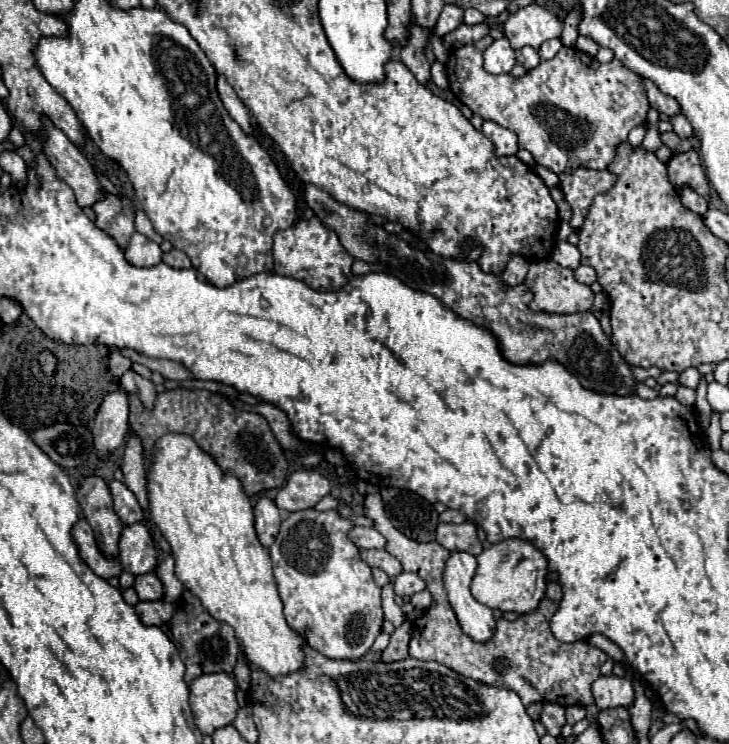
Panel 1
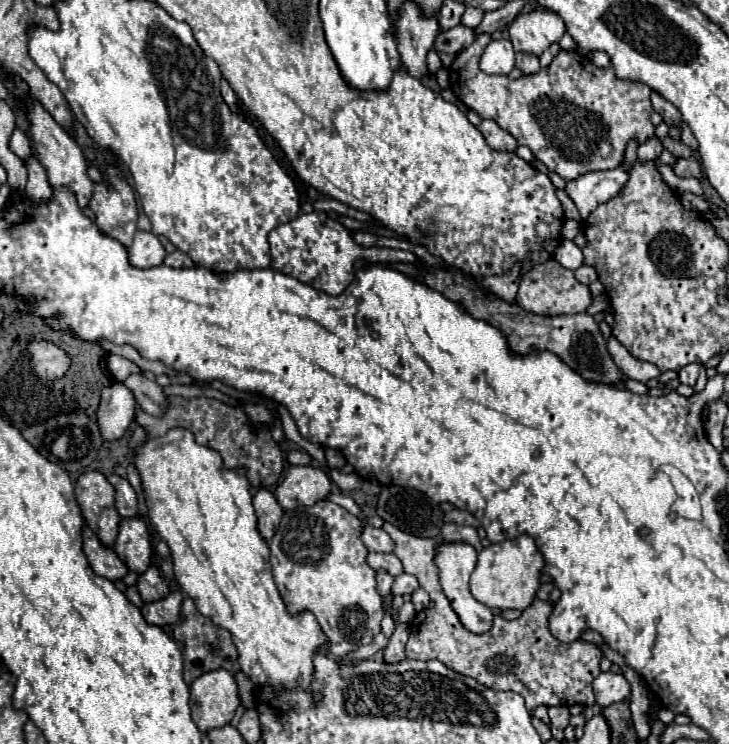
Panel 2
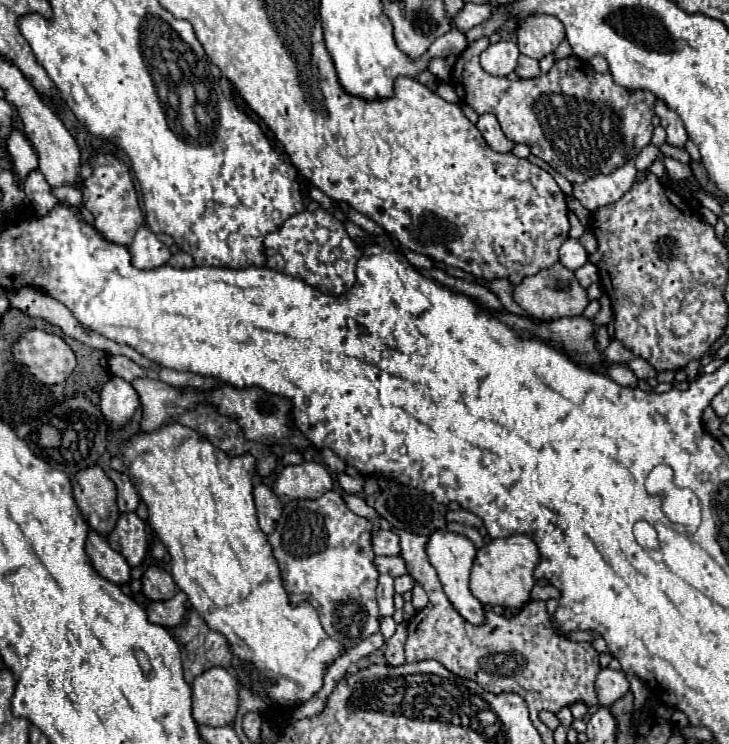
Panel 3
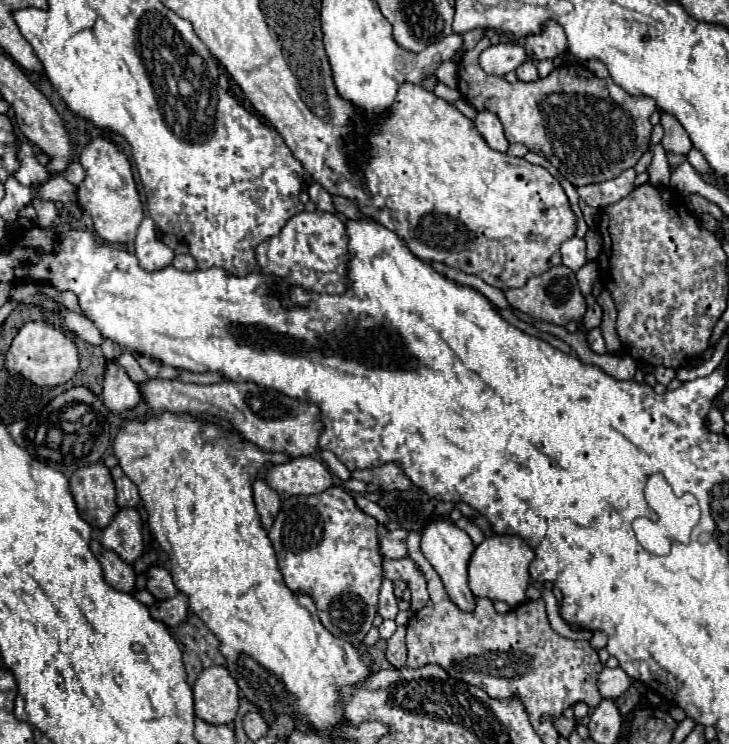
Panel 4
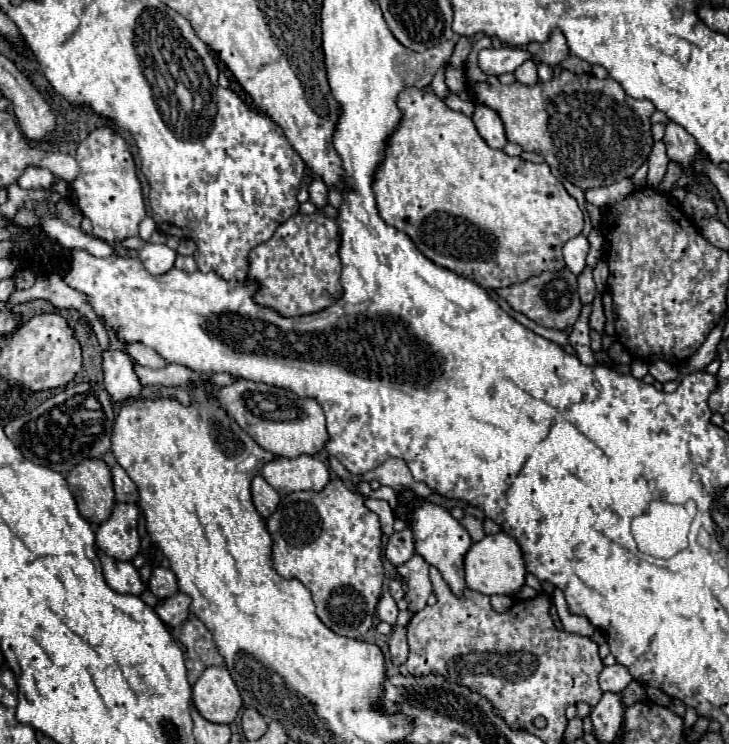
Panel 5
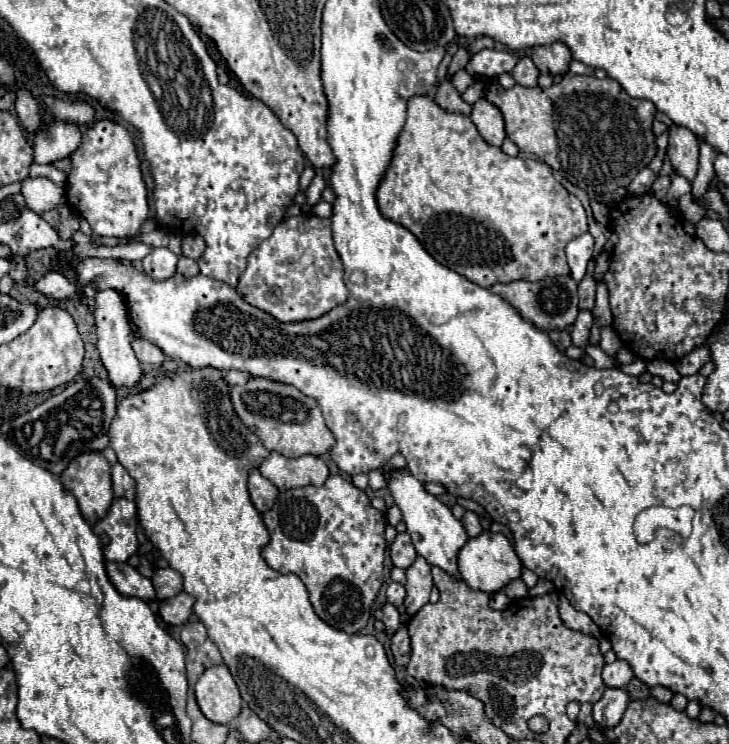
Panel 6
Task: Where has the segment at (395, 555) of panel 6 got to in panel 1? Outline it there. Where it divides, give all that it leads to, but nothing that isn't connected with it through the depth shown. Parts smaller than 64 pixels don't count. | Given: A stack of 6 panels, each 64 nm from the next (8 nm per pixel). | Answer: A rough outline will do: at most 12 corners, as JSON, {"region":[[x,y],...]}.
{"region":[[354,526],[348,538],[358,548],[386,546],[382,534],[374,528]]}

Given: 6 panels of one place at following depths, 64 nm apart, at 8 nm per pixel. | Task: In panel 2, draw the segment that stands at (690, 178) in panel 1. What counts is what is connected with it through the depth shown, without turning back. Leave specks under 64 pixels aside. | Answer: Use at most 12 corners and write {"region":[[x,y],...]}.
{"region":[[678,158],[672,166],[680,178],[702,180],[696,158]]}

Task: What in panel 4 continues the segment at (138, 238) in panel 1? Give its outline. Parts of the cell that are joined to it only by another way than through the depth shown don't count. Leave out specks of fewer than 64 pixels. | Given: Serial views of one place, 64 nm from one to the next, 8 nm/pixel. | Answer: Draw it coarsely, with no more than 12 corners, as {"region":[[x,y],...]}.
{"region":[[150,218],[138,228],[134,254],[148,272],[166,268],[174,258],[156,238]]}

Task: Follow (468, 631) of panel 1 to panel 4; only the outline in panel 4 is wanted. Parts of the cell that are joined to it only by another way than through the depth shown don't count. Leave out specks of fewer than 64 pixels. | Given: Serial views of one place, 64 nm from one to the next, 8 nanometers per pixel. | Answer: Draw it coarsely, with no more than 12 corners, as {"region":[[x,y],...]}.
{"region":[[448,520],[430,522],[422,554],[450,600],[474,612],[468,588],[470,536]]}

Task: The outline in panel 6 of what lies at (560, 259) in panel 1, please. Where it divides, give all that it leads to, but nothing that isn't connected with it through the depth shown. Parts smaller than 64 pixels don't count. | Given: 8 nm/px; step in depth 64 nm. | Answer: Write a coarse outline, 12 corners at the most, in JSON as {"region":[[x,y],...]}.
{"region":[[582,234],[568,242],[570,274],[580,282],[594,250],[594,238]]}

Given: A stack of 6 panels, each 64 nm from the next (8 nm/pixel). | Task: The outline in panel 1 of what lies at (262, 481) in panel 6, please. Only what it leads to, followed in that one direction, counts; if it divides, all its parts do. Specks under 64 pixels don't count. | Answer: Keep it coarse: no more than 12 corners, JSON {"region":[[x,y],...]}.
{"region":[[268,498],[254,504],[256,534],[270,548],[280,530],[280,510]]}

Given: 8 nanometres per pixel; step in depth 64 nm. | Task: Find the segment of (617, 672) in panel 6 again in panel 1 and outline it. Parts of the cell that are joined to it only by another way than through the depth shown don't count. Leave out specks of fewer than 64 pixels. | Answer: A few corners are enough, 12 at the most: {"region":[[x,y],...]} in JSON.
{"region":[[600,676],[592,684],[598,710],[628,708],[632,680]]}

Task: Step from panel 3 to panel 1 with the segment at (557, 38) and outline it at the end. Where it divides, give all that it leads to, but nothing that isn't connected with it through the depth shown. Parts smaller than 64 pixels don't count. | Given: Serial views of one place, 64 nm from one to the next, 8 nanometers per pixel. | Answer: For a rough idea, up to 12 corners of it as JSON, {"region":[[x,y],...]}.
{"region":[[538,4],[510,14],[502,30],[514,50],[560,38],[562,18]]}

